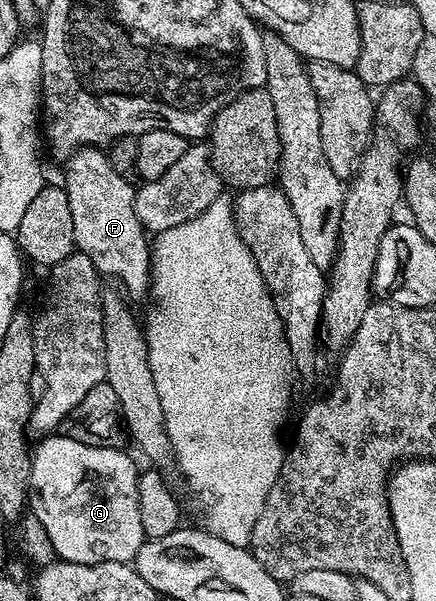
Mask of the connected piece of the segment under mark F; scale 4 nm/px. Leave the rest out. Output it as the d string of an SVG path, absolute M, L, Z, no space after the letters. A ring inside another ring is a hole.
M82 146L76 149L74 153L68 155L63 169L65 174L63 187L70 200L70 216L74 219L75 249L92 260L99 275L105 279L117 278L121 282L119 285L123 293L129 299L140 298L143 294L145 297L150 290L150 238L138 220L138 212L134 212L136 186L128 183L129 179L125 175L114 172L107 153L94 146Z

